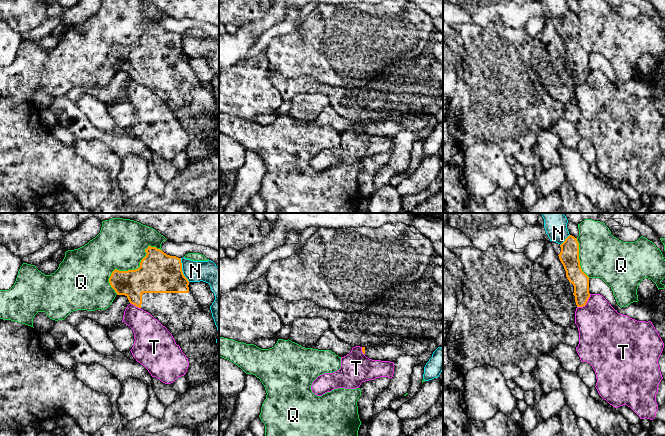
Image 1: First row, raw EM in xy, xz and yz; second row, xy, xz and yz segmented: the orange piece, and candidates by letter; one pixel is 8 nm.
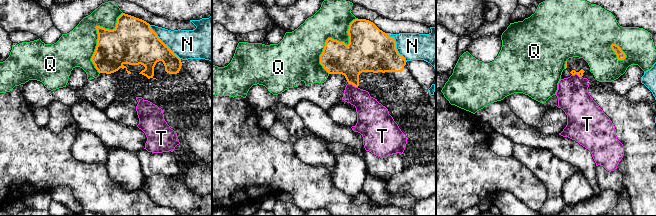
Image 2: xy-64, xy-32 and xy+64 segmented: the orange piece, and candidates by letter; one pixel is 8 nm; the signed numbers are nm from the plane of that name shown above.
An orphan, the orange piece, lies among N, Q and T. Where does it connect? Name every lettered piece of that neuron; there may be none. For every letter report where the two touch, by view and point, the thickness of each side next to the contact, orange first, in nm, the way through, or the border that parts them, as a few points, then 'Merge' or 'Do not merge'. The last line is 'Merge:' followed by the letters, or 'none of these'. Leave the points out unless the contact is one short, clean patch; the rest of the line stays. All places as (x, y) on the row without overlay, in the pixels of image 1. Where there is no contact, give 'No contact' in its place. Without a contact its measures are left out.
N: Touches orange at xy (181, 46). Thickness 320 nm (orange) against 180 nm. Do not merge
Q: Touches orange at xy (130, 46). Thickness 320 nm (orange) against 360 nm. Do not merge
T: Touches orange at yz (586, 78). Thickness 140 nm (orange) against 380 nm. Boundary: yz (590, 70), (587, 78), (577, 83). Do not merge
Merge: none of these

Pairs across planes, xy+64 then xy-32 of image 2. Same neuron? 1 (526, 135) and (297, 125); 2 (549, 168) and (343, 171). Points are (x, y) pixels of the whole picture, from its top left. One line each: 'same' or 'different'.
1: same
2: different

